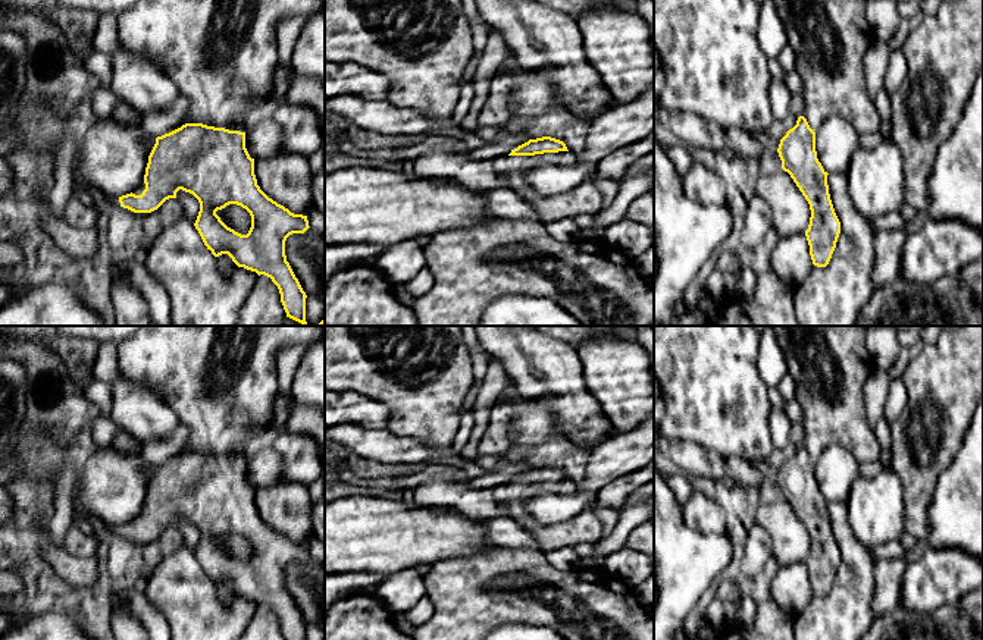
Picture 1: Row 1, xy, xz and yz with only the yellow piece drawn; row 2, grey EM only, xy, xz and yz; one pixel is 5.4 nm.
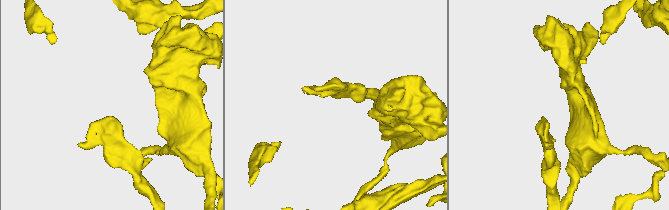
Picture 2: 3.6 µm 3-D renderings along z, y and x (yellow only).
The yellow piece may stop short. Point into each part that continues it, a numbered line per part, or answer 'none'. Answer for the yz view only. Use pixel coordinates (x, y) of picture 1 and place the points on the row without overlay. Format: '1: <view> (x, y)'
1: yz (829, 364)

